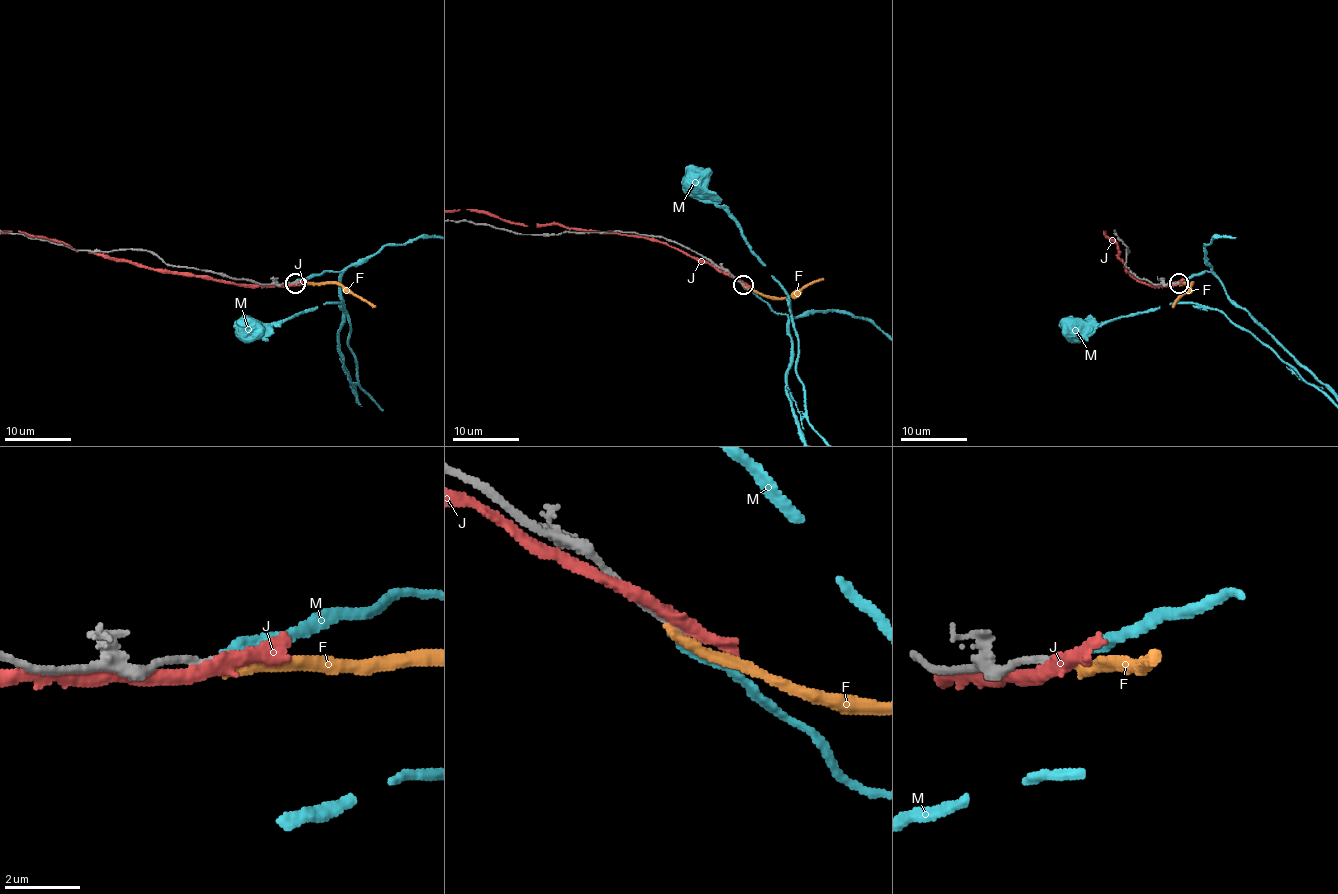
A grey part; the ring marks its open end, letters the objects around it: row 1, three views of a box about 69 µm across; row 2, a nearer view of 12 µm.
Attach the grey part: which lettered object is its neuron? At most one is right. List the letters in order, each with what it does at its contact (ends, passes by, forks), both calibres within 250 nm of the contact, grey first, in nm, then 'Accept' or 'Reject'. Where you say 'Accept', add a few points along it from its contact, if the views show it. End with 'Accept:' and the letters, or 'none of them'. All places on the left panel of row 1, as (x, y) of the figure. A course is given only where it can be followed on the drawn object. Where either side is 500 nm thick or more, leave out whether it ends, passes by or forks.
F: It ends there. Thickness 240 nm (grey) against 320 nm. Reject
J: It passes by. Thickness 260 nm (grey) against 360 nm. Reject
M: It ends there. Thickness 240 nm (grey) against 280 nm. Reject
Accept: none of them

